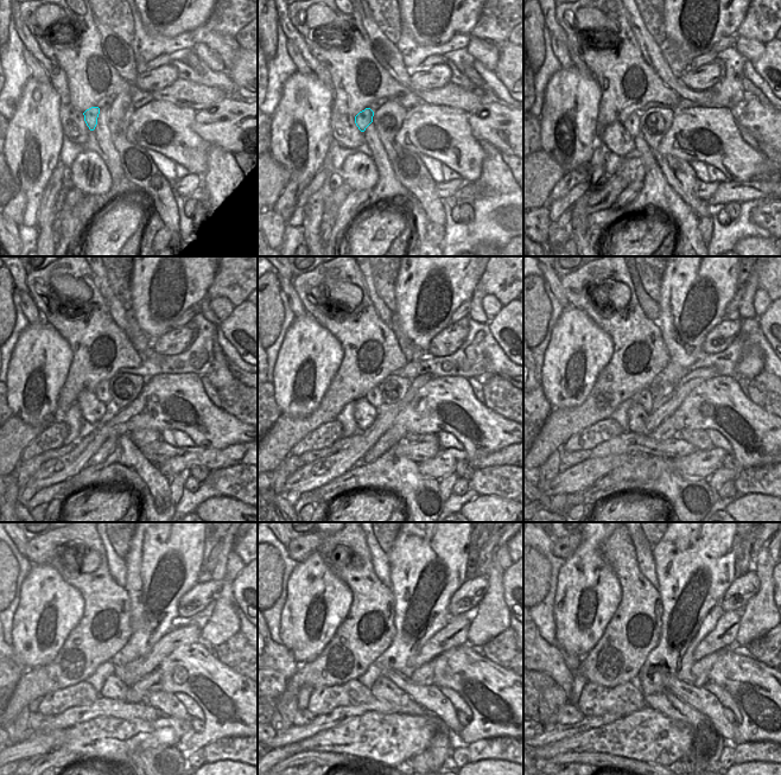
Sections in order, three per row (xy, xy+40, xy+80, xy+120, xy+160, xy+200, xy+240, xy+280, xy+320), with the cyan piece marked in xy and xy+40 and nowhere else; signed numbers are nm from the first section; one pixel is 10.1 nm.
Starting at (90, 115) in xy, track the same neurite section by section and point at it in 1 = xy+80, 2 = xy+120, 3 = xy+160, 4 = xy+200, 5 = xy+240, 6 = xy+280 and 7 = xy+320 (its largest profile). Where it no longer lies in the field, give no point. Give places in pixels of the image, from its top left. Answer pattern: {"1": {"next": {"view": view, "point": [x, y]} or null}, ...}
{"1": {"next": {"view": "xy+80", "point": [632, 125]}}, "2": {"next": {"view": "xy+120", "point": [101, 391]}}, "3": {"next": {"view": "xy+160", "point": [374, 396]}}, "4": {"next": {"view": "xy+200", "point": [642, 398]}}, "5": {"next": {"view": "xy+240", "point": [129, 679]}}, "6": {"next": {"view": "xy+280", "point": [431, 698]}}, "7": {"next": {"view": "xy+320", "point": [703, 700]}}}

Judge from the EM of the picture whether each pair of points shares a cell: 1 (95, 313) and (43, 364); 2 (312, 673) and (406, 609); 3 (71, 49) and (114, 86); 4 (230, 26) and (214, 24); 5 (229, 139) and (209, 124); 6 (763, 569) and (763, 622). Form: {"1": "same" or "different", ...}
{"1": "different", "2": "different", "3": "same", "4": "same", "5": "same", "6": "same"}

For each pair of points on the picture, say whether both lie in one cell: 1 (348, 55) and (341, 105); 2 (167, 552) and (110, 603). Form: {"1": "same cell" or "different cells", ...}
{"1": "same cell", "2": "different cells"}

